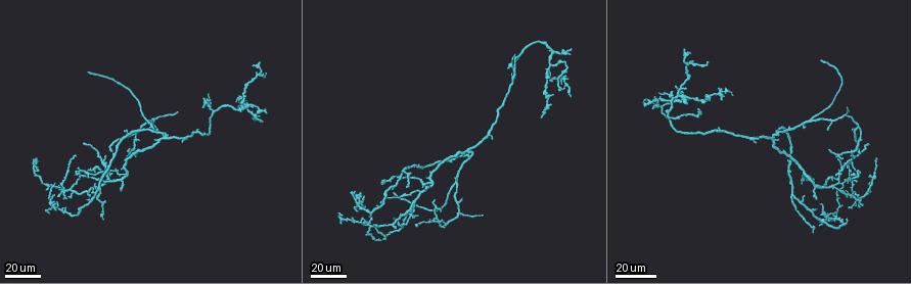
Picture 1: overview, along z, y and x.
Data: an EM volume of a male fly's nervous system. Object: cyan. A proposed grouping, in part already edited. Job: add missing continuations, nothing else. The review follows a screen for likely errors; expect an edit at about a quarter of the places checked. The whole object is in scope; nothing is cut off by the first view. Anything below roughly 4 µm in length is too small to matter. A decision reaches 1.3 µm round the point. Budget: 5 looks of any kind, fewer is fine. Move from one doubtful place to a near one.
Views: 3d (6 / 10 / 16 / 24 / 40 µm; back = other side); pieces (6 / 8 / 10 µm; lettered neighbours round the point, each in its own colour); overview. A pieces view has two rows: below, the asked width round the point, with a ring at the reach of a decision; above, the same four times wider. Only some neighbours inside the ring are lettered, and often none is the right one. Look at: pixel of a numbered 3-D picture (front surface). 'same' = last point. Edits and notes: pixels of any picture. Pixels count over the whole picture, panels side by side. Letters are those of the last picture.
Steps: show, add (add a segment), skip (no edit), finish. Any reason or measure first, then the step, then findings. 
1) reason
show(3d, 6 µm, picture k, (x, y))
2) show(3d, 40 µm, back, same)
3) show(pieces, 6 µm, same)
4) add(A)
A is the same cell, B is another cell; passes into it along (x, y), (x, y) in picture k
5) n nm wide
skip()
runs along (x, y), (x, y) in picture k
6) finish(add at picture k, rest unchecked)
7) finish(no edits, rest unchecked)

an open end
show(3d, 40 µm, picture 1, (653, 108))

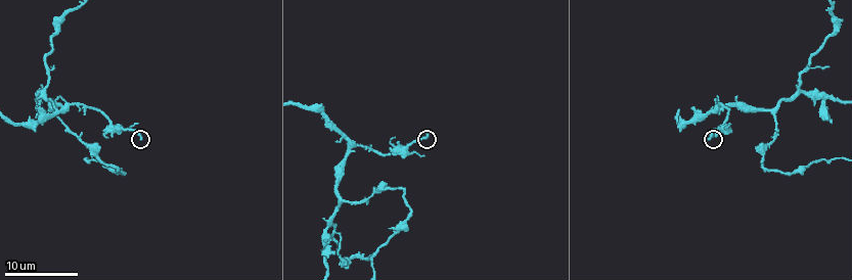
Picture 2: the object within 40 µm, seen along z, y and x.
show(pieces, 8 µm, picture 2, (708, 139))

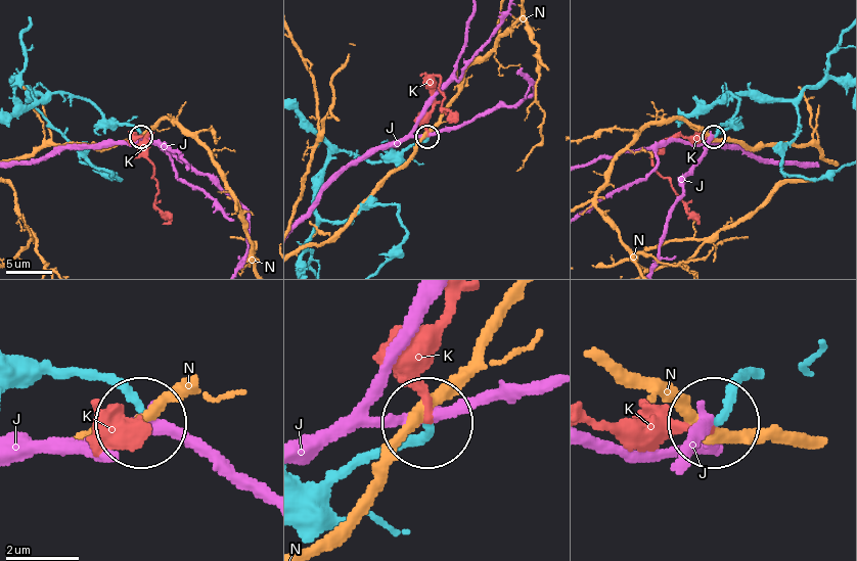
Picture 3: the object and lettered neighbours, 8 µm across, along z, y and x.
add(K)
K is the same cell, J and N are other cells; passes into it along (404, 151), (426, 136), (435, 76), (450, 122) in picture 3; the cell continues

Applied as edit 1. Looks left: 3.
show(overview)

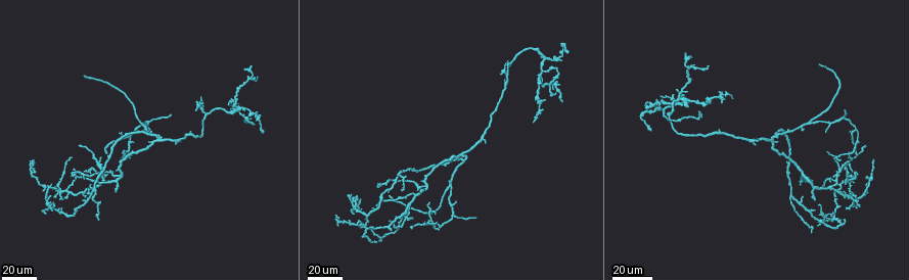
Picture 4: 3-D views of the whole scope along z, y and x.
show(3d, 24 µm, picture 4, (171, 113))

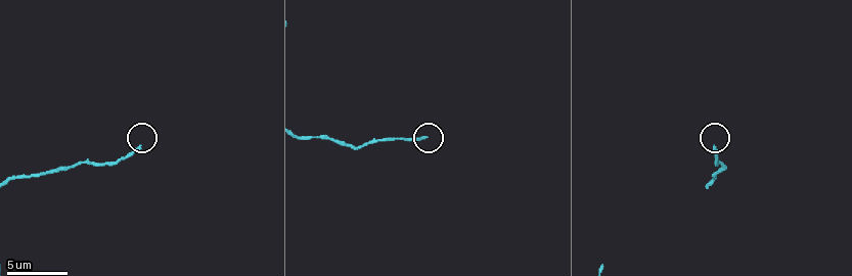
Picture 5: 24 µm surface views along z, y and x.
show(pieces, 8 µm, picture 5, (426, 137))

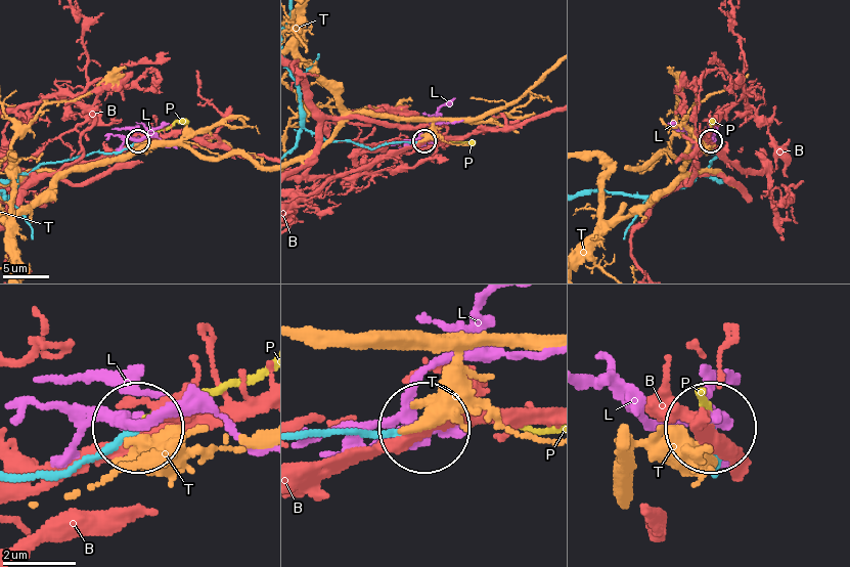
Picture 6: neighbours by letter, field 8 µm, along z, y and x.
add(P)
P is the same cell, B, L and T are other cells; passes into it along (113, 153), (187, 121) in picture 6; the cell continues

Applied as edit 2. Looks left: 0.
finish(add at picture 3, add at picture 6, rest unchecked)

